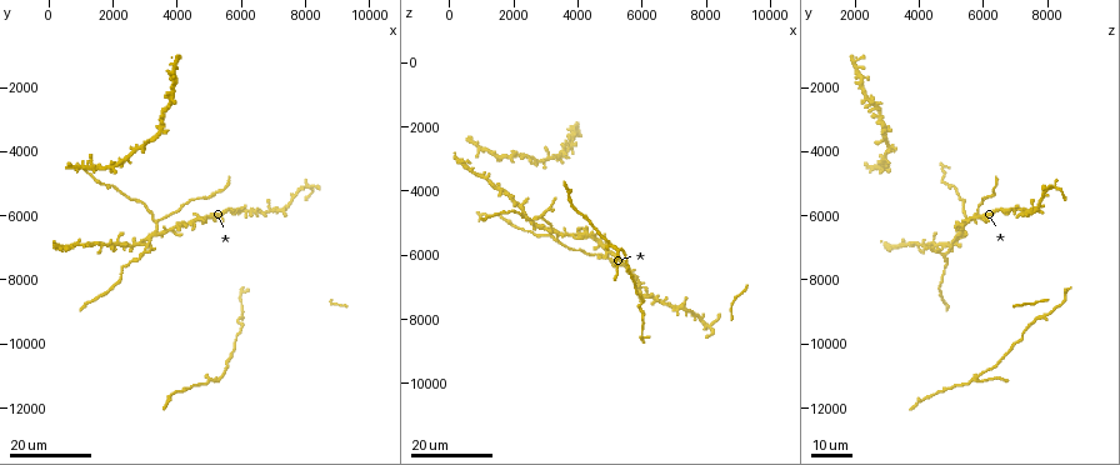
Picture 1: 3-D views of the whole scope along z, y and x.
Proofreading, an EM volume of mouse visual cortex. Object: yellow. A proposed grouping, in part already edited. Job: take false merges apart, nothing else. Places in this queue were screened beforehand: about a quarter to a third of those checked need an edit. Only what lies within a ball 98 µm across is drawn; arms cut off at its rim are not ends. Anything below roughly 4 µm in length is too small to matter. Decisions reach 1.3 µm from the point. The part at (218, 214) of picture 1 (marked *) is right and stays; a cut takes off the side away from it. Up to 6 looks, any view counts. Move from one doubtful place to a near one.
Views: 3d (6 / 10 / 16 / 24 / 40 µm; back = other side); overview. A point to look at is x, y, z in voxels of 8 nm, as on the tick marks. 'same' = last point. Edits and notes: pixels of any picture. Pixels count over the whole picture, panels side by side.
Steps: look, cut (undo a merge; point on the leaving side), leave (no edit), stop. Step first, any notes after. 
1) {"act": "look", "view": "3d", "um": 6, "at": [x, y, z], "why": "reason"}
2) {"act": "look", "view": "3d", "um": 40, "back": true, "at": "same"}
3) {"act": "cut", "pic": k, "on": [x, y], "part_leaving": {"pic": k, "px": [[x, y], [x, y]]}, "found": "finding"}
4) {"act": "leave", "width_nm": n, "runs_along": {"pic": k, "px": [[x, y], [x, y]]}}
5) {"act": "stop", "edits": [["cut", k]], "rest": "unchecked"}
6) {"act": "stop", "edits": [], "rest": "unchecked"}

{"act": "look", "view": "3d", "um": 24, "at": [3000, 7300, 4700], "why": "arms part here"}

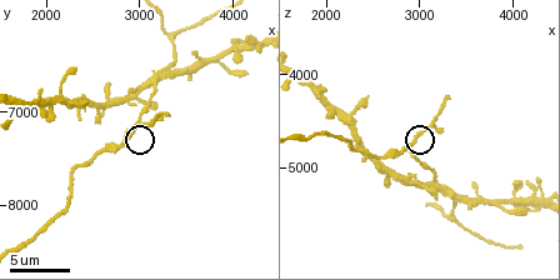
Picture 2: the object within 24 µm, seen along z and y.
{"act": "look", "view": "3d", "um": 10, "at": [2900, 7200, 4750], "why": "zoom in"}

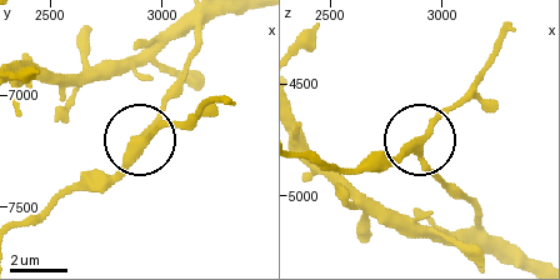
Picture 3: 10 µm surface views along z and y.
{"act": "leave", "runs_along": {"pic": 3, "px": [[200, 26], [180, 84], [140, 136], [183, 125], [203, 108]]}, "found": "one neuron here"}

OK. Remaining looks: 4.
{"act": "look", "view": "3d", "um": 10, "at": [3150, 6650, 5150], "why": "looks like a crossing"}

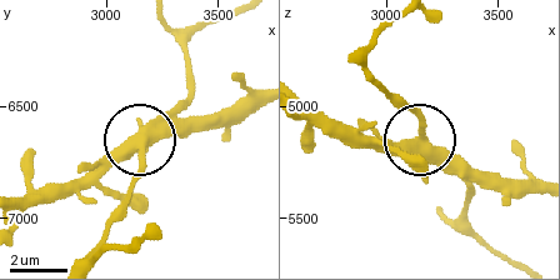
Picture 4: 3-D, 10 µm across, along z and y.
{"act": "look", "view": "3d", "um": 6, "at": [3130, 6690, 5150]}

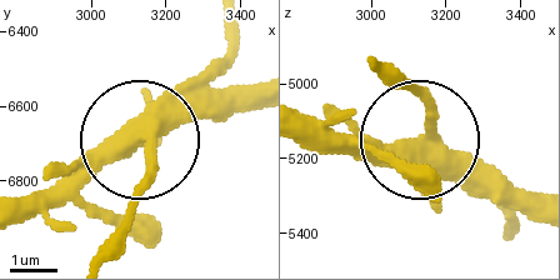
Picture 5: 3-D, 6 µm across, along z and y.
{"act": "leave", "arms": 5, "runs_along": {"pic": 5, "px": [[258, 81], [198, 98], [150, 134], [150, 178], [130, 221]]}, "found": "all the same neuron"}

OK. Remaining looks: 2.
{"act": "look", "view": "3d", "um": 16, "at": [7300, 5800, 7600], "why": "four-way junction"}

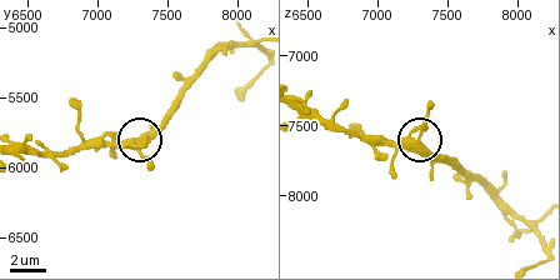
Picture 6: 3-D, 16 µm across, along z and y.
{"act": "look", "view": "3d", "um": 6, "at": "same"}

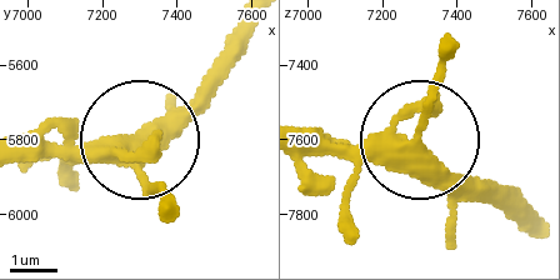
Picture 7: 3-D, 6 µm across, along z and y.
{"act": "leave", "side_arm_um": 16, "runs_along": {"pic": 7, "px": [[306, 131], [414, 148], [506, 211]]}, "found": "one neuron here"}

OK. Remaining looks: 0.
{"act": "stop", "edits": [], "rest": "unchecked"}

